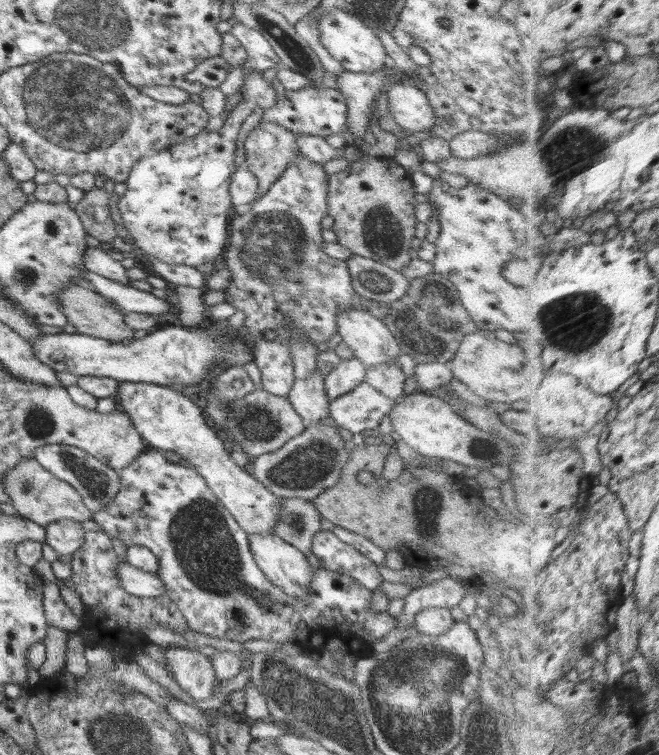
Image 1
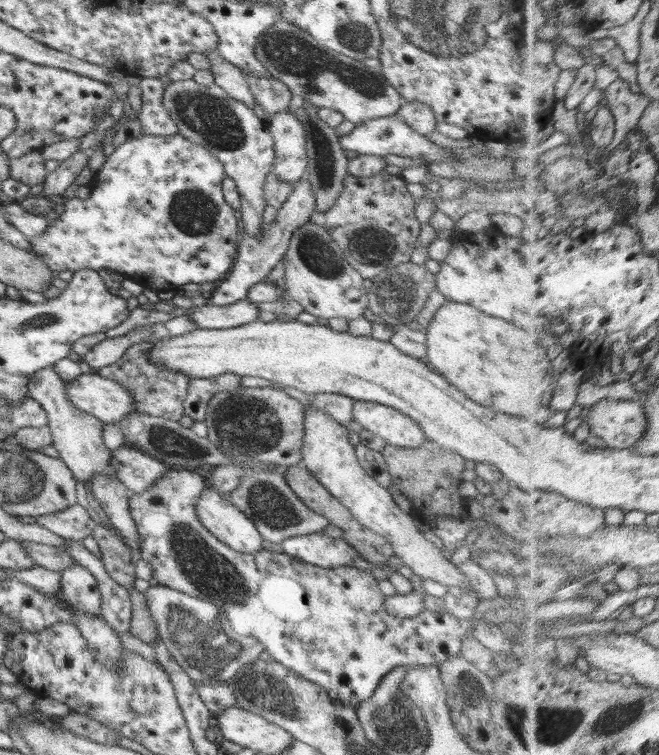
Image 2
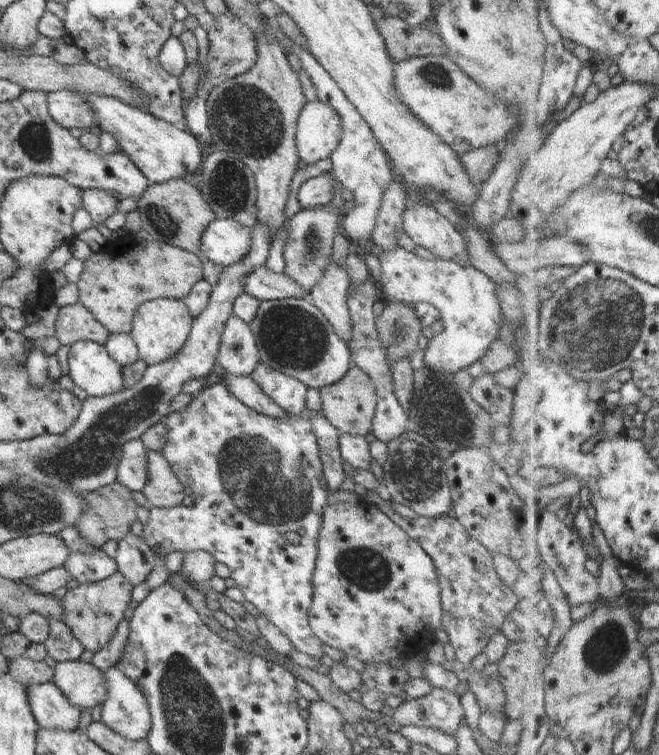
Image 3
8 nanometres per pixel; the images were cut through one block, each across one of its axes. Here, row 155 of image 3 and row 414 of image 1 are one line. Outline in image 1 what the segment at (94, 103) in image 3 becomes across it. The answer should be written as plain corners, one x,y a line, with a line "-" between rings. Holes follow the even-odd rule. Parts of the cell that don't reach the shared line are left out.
121,381
120,385
117,385
115,396
118,396
118,406
122,406
122,412
126,412
126,416
132,420
132,426
140,433
147,447
160,452
172,451
178,453
182,459
188,459
194,469
204,478
208,488
242,527
242,530
247,533
274,534
272,527
280,515
280,498
276,494
272,494
264,484
260,484
248,472
248,468
240,467
230,458
222,440
204,421
202,408
192,402
190,398
182,395
180,389
147,382

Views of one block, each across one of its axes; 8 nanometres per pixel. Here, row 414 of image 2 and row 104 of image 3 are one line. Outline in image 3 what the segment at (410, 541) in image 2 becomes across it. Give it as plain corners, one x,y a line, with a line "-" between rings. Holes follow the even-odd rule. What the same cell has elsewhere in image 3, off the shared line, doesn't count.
320,99
307,101
296,123
296,146
302,162
312,164
338,148
342,136
340,115

